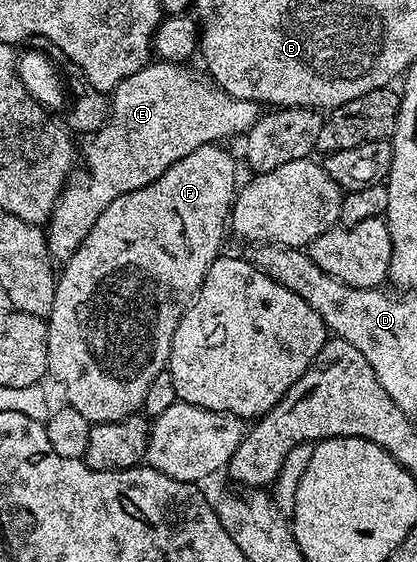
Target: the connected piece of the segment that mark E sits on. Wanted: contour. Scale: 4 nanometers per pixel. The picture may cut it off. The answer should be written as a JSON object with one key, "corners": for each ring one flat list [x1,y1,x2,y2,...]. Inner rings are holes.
{"corners":[[159,59,136,70,136,74,124,78,114,88,108,100,110,115,106,117,105,124,87,139,90,141,83,148,81,145,80,156,81,159,82,156,86,159,86,172,79,171,63,188,61,194,58,195,58,201,54,204,54,213,45,225,46,245,55,261,69,260,72,253,80,246,80,242,84,242,88,230,92,230,96,218,104,214,106,207,117,196,123,196,132,190,140,190,156,182,156,178,160,178,160,174,164,174,168,166,180,162,184,154,192,154,196,146,226,142,229,136,241,137,258,121,259,104,251,100,232,98,224,89,218,87,209,75,201,71,200,73,193,72,192,69,186,67,190,66]]}

